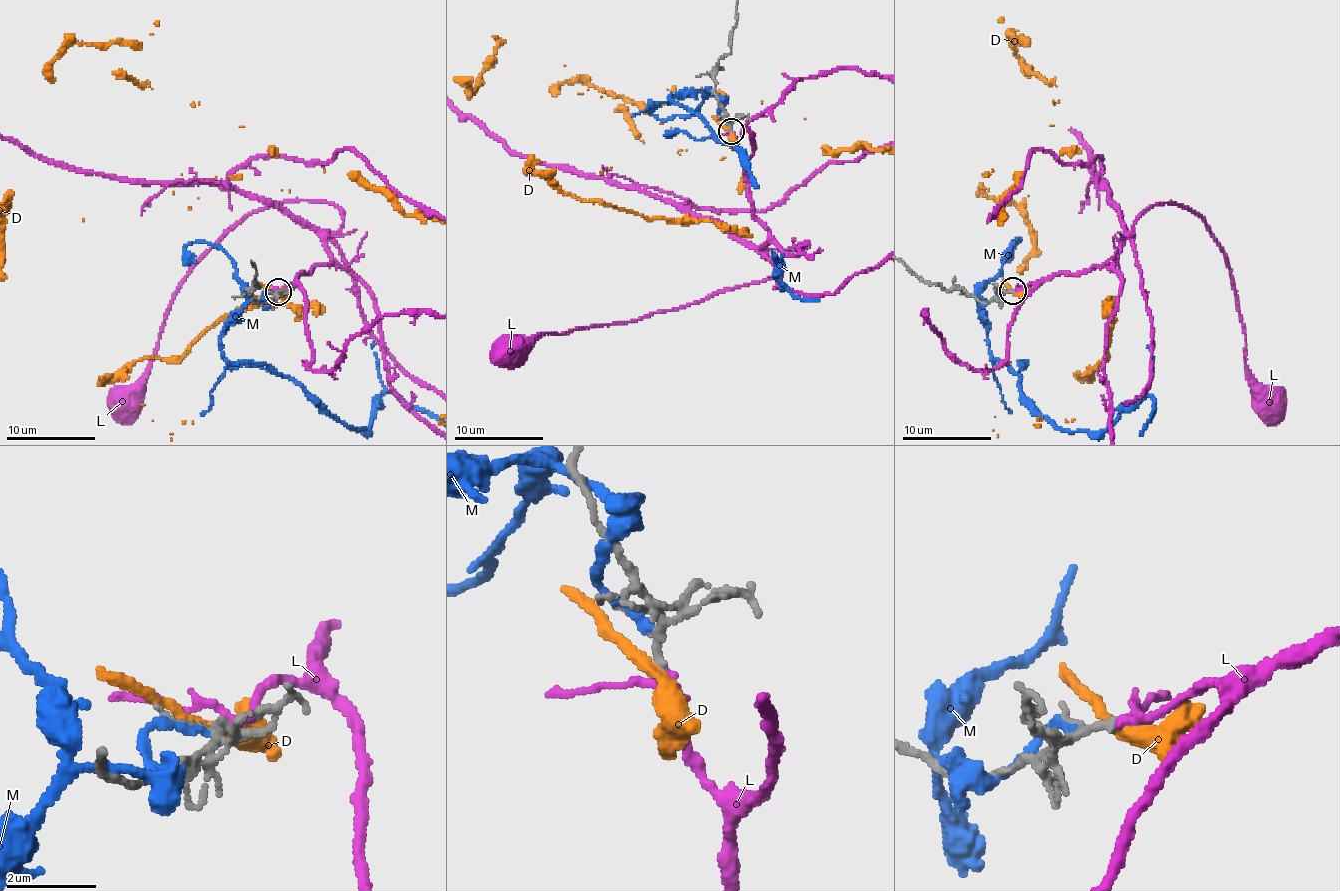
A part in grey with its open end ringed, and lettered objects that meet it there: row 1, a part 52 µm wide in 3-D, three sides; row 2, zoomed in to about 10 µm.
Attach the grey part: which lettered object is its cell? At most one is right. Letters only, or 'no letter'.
L

